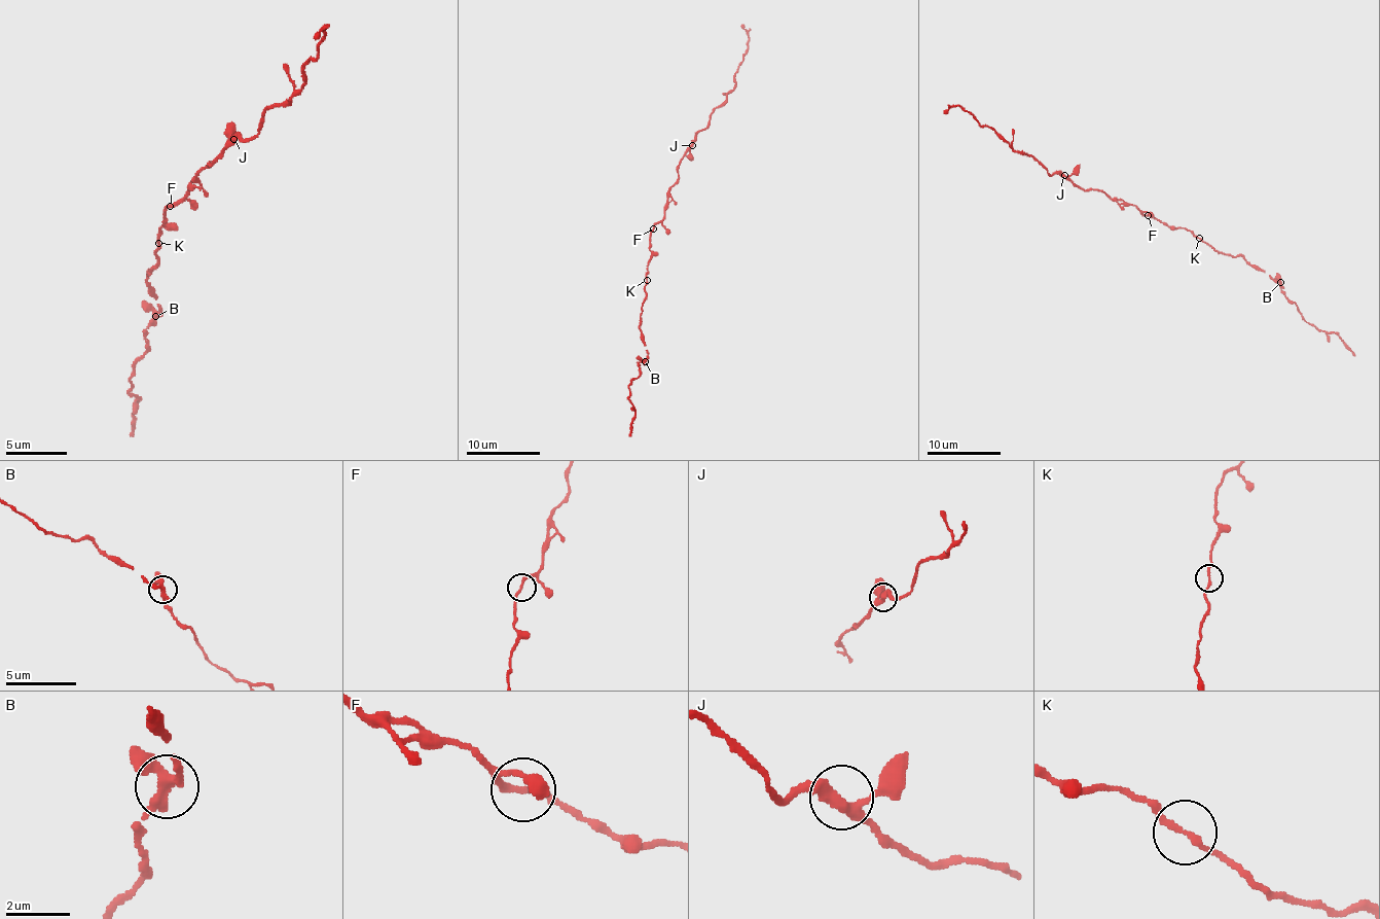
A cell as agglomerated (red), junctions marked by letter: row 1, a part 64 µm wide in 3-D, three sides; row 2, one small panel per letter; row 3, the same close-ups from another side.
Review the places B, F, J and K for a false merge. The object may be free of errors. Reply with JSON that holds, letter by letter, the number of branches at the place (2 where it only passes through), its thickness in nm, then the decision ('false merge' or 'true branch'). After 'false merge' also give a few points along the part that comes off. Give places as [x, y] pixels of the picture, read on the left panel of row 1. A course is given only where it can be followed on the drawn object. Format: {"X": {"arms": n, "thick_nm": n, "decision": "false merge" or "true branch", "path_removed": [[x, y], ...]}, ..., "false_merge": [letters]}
{"B": {"arms": 3, "thick_nm": 280, "decision": "true branch"}, "F": {"arms": 2, "thick_nm": 190, "decision": "true branch"}, "J": {"arms": 3, "thick_nm": 280, "decision": "true branch"}, "K": {"arms": 2, "thick_nm": 180, "decision": "true branch"}, "false_merge": []}

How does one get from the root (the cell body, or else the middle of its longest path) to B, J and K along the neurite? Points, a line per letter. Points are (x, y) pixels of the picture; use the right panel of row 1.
B: (1148, 215), (1169, 226), (1186, 228), (1215, 250), (1241, 256), (1280, 282)
J: (1148, 215), (1131, 204), (1109, 199), (1097, 189), (1079, 187), (1064, 175)
K: (1148, 215), (1169, 226), (1186, 228), (1199, 238)

